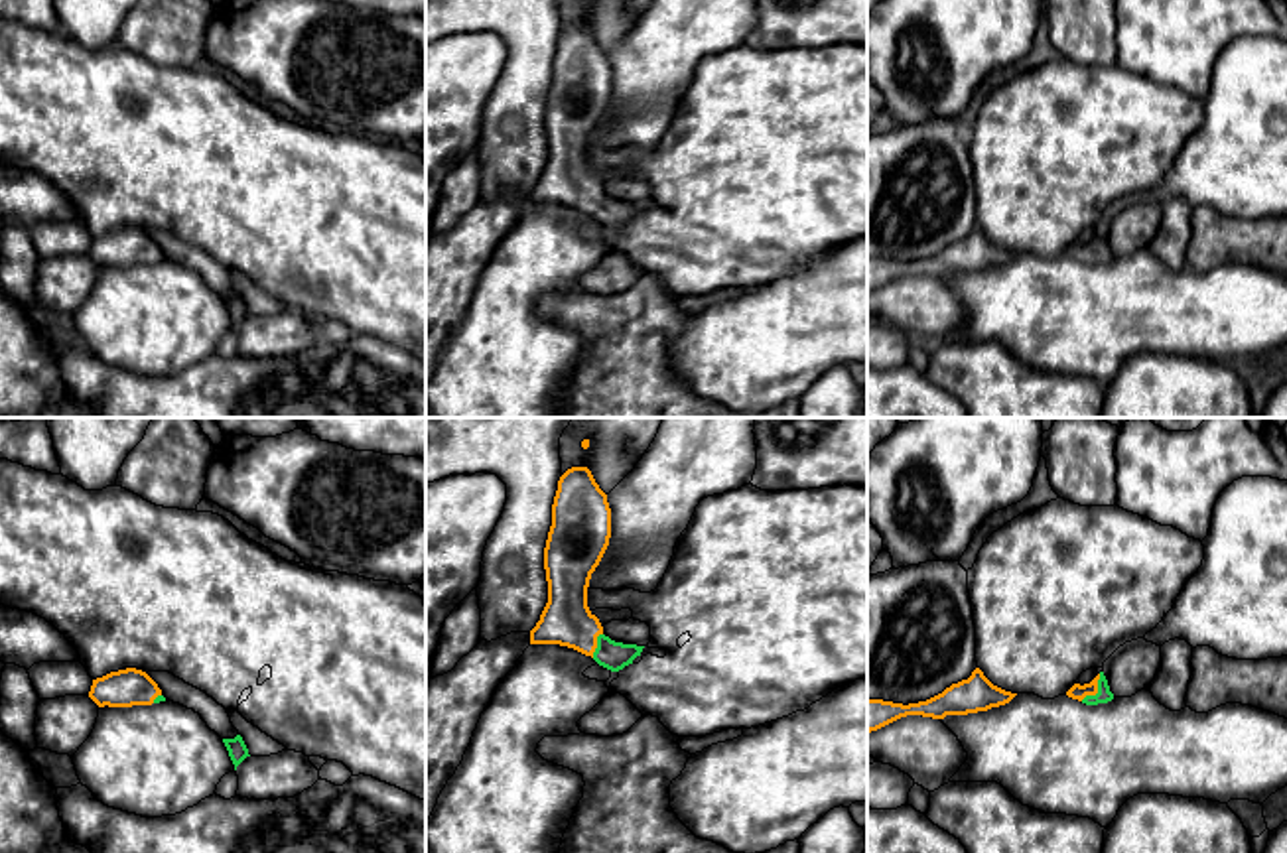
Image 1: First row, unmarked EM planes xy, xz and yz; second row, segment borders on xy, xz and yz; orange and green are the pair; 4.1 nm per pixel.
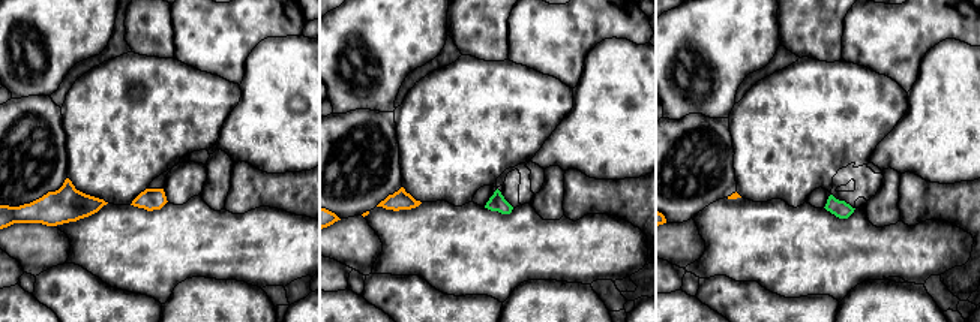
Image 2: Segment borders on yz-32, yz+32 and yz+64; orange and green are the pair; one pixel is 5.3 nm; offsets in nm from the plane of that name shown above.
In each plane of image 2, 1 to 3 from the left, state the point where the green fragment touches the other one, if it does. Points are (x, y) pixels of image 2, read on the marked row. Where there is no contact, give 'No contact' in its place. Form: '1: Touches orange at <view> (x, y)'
1: No contact
2: No contact
3: No contact

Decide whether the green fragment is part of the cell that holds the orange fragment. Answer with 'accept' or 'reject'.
accept

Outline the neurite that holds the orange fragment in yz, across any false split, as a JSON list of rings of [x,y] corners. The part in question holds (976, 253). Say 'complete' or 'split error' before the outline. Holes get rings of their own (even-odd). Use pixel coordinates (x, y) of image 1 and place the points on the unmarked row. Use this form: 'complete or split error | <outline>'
complete | [[[980,227],[968,238],[952,242],[942,252],[918,262],[893,262],[867,258],[867,292],[877,290],[901,276],[922,274],[944,278],[946,274],[968,274],[1009,262],[1017,252],[993,244]]]

